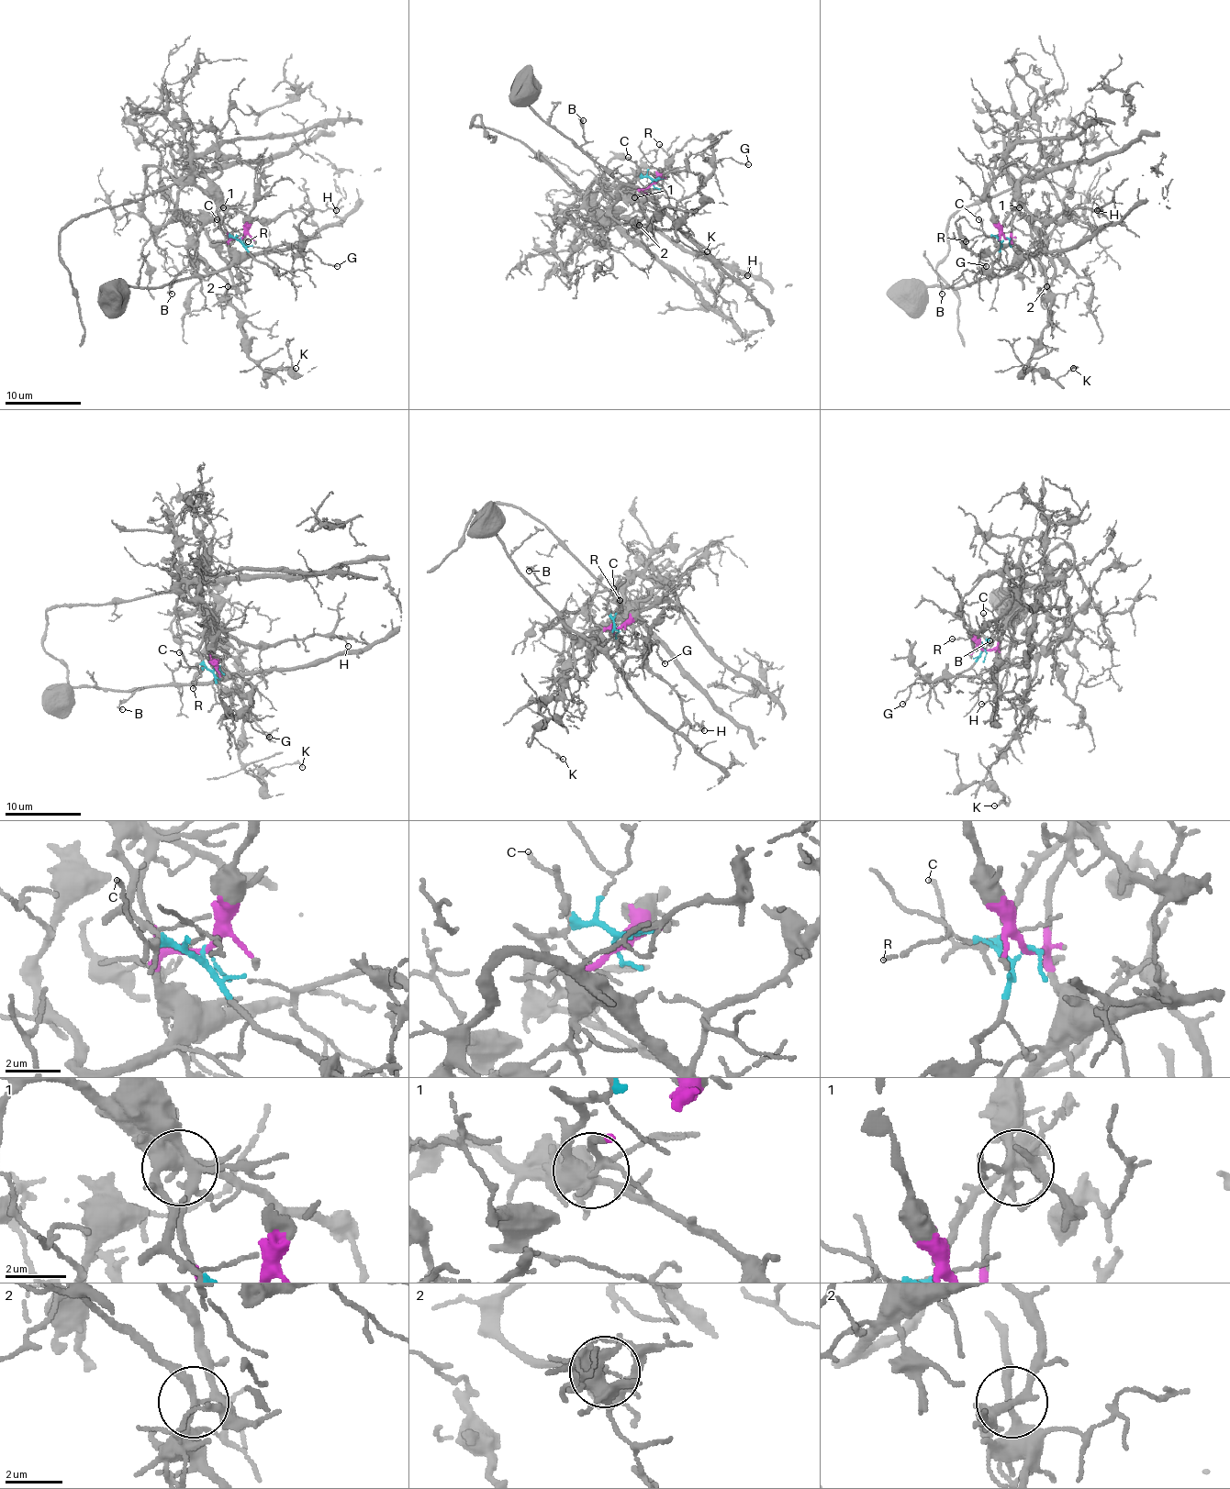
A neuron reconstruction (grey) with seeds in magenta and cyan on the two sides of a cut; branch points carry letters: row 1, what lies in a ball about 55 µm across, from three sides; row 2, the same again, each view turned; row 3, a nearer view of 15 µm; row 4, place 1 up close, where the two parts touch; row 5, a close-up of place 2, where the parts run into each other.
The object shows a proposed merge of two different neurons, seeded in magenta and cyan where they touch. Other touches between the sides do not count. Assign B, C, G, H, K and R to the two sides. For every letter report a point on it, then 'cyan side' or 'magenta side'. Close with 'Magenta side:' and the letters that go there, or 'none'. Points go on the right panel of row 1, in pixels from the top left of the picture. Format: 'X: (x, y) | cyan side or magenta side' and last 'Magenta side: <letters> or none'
B: (942, 294) | magenta side
C: (978, 219) | cyan side
G: (986, 266) | magenta side
H: (1097, 210) | cyan side
K: (1073, 368) | magenta side
R: (966, 241) | cyan side
Magenta side: B, G, K

